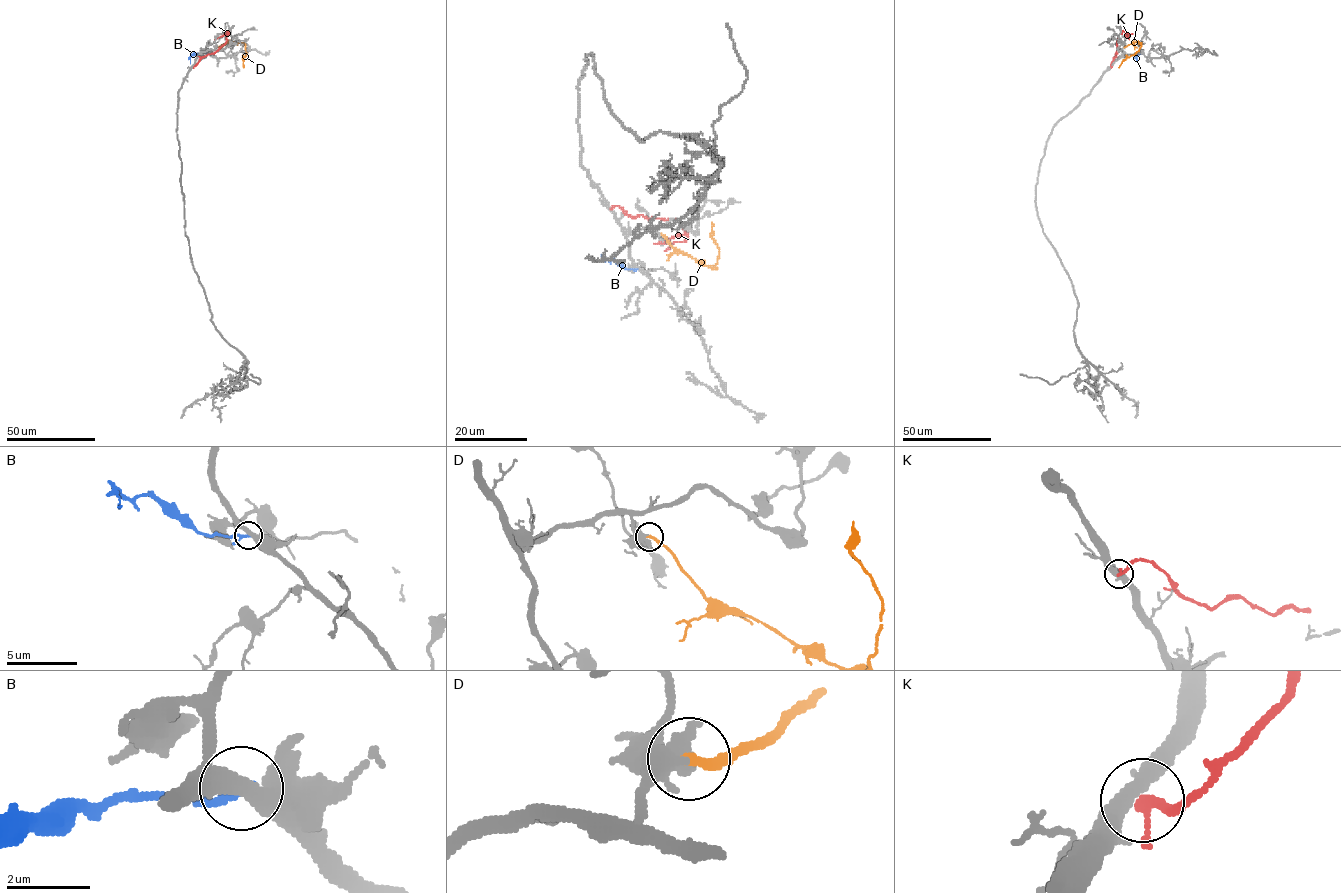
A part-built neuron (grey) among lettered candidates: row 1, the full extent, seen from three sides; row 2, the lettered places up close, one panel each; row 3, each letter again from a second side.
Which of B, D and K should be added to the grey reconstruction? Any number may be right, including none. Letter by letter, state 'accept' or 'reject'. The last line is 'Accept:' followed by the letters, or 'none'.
B: reject
D: accept
K: reject
Accept: D

